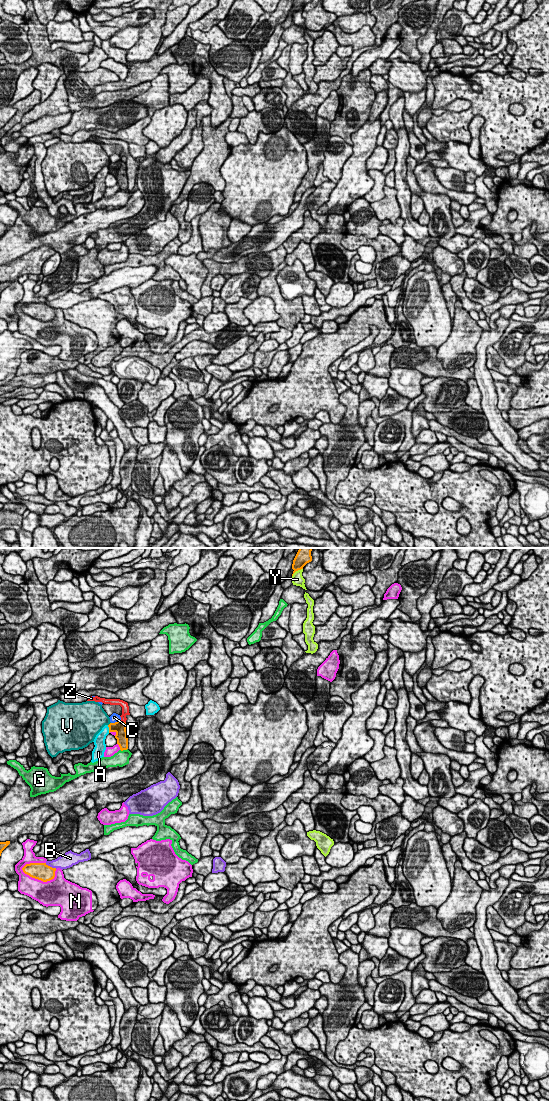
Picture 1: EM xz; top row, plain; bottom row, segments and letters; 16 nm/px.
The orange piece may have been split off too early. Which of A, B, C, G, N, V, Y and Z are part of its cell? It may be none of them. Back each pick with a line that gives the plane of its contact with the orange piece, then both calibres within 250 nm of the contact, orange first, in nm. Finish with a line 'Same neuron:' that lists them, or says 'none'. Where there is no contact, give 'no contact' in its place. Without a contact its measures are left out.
Same neuron: none

